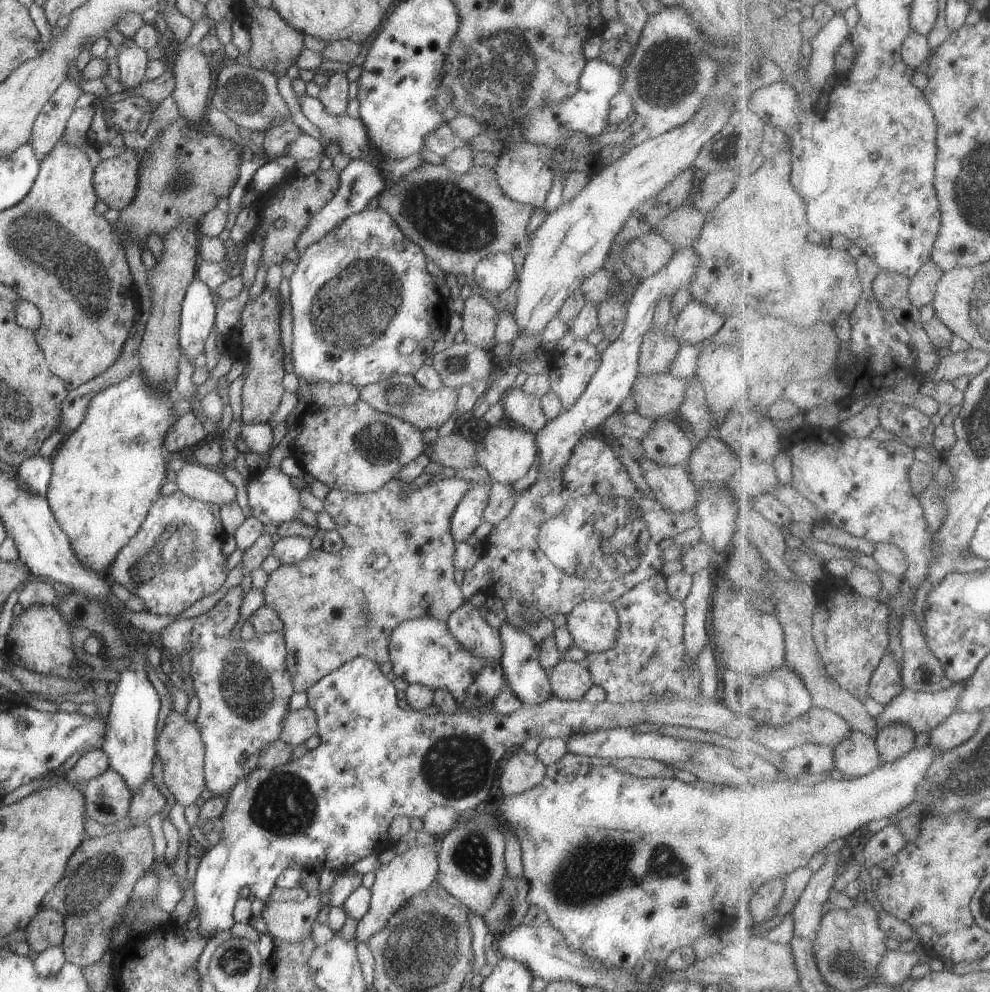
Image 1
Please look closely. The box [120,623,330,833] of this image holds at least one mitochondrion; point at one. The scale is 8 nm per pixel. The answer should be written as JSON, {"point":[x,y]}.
{"point":[246,681]}

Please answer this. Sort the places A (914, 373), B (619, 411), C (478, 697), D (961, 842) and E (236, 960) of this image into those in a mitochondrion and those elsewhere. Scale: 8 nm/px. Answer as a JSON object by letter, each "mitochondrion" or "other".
{"A":"other","B":"other","C":"other","D":"other","E":"mitochondrion"}

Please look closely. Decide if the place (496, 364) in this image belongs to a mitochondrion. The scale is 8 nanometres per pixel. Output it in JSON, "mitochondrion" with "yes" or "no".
{"mitochondrion":"no"}

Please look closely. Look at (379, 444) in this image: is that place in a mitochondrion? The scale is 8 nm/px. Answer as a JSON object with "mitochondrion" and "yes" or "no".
{"mitochondrion":"yes"}

